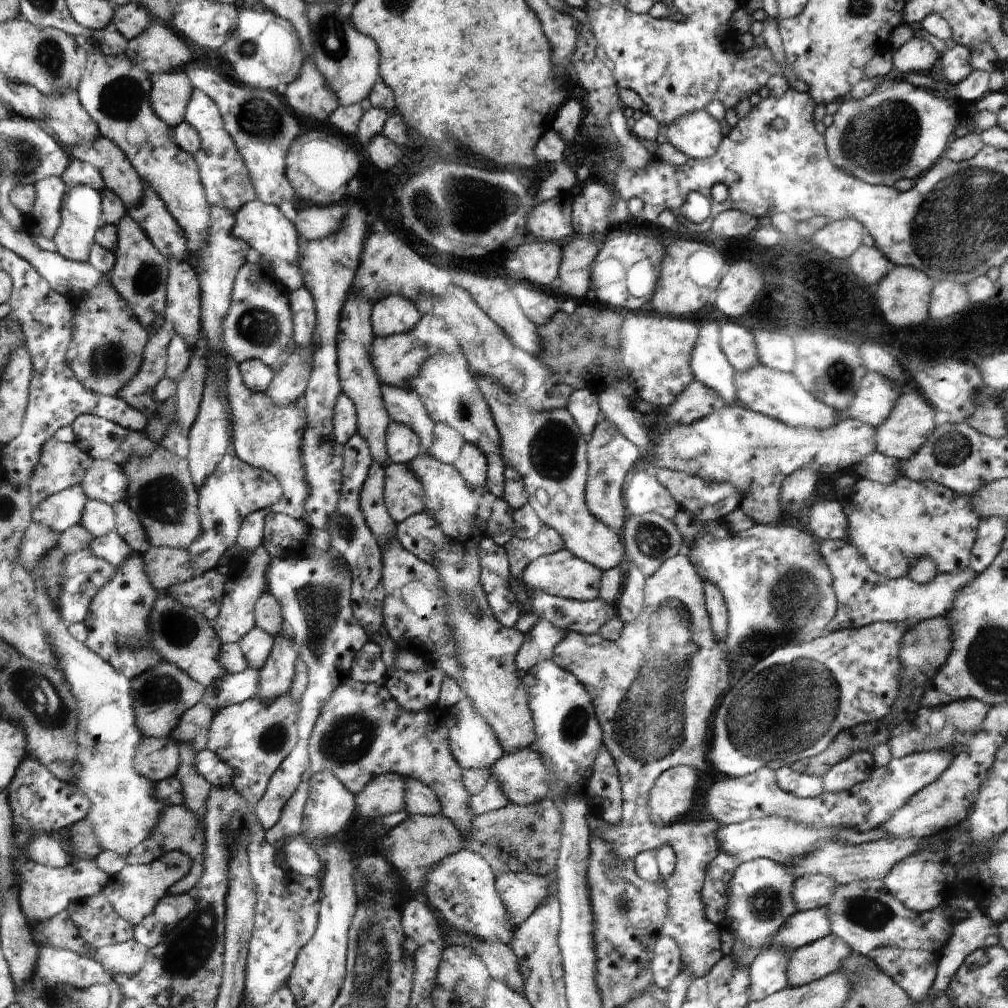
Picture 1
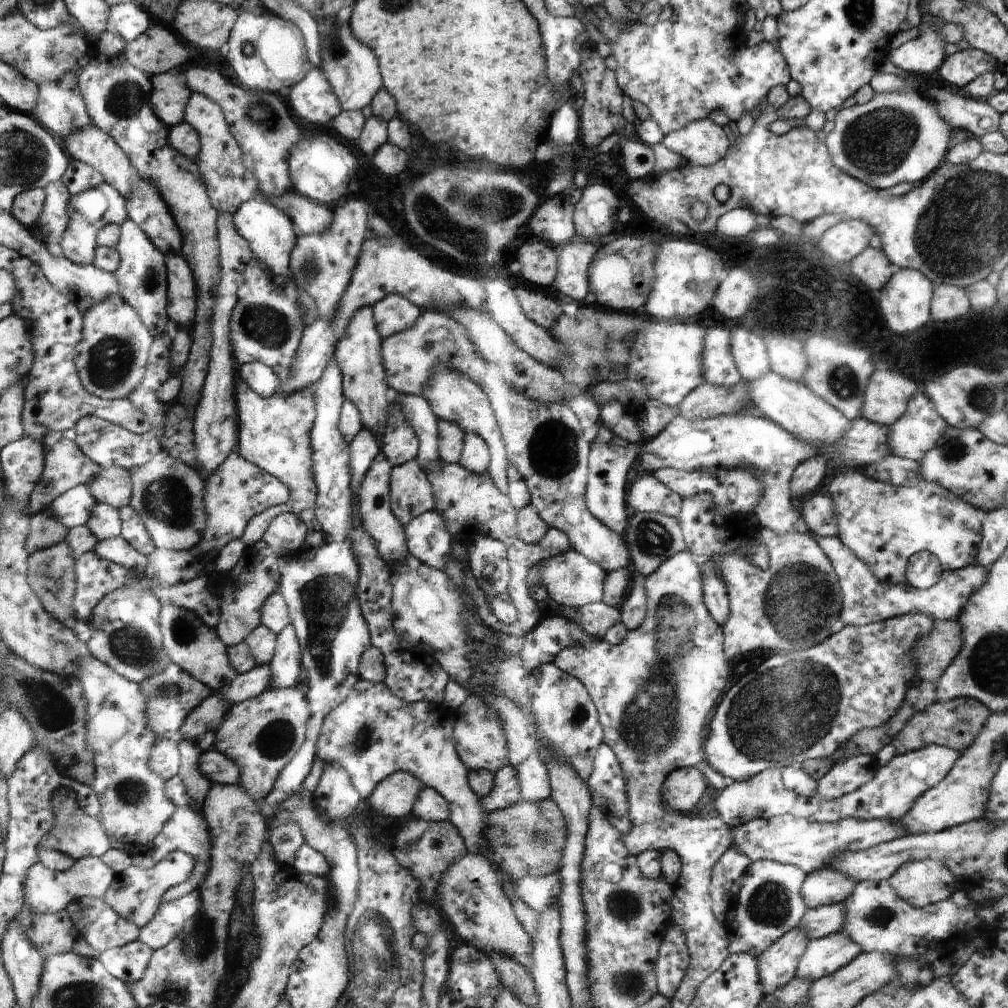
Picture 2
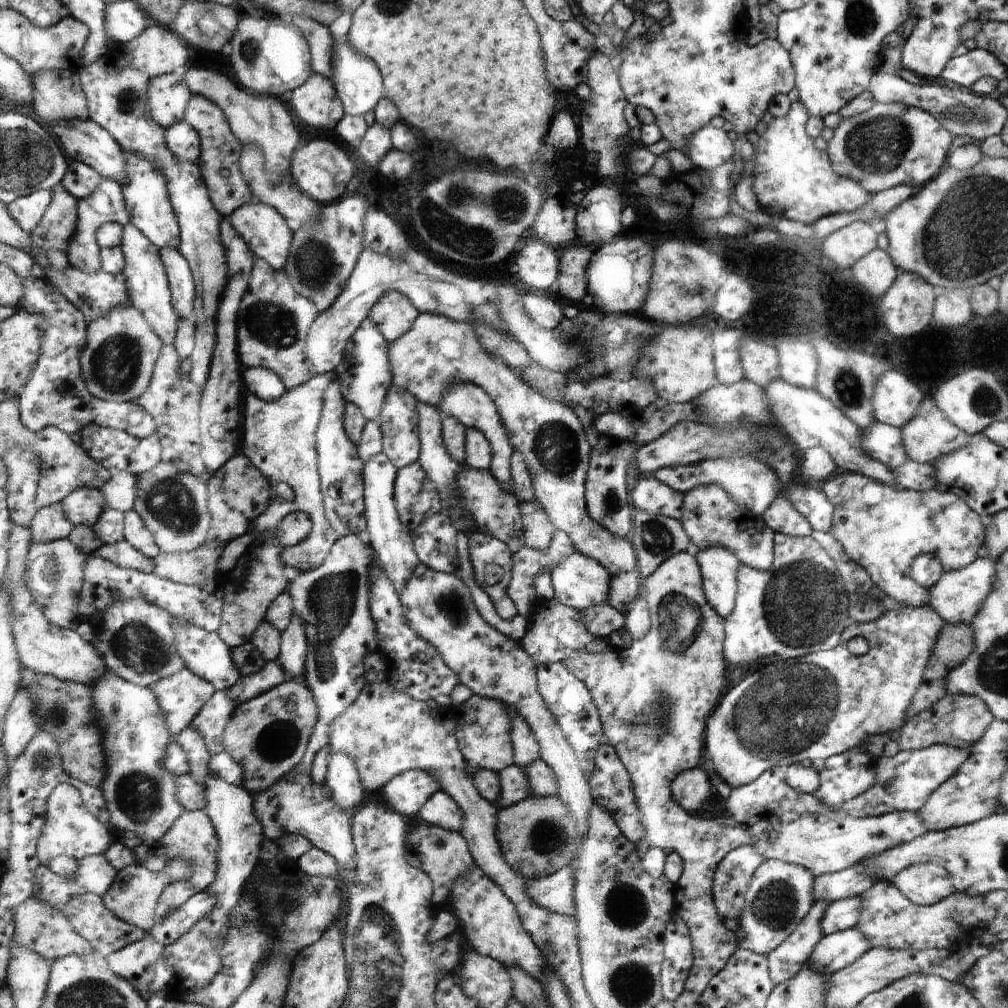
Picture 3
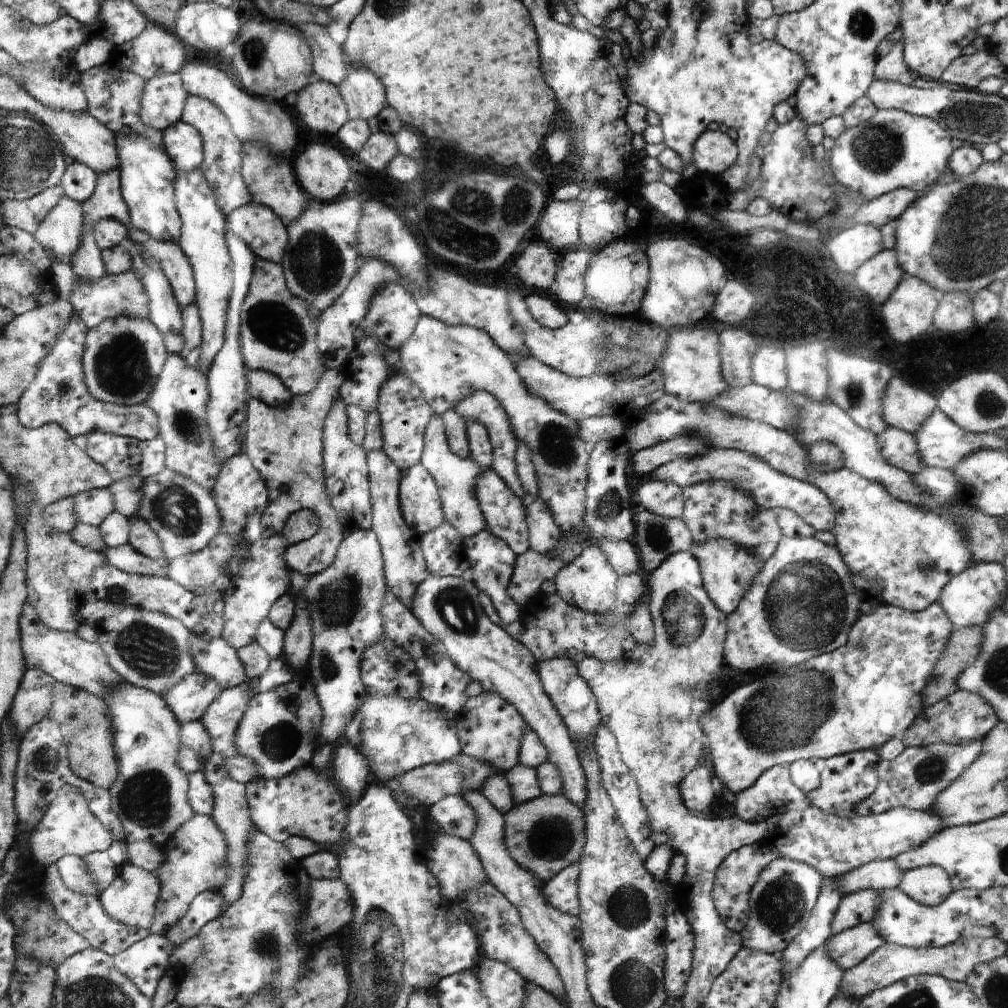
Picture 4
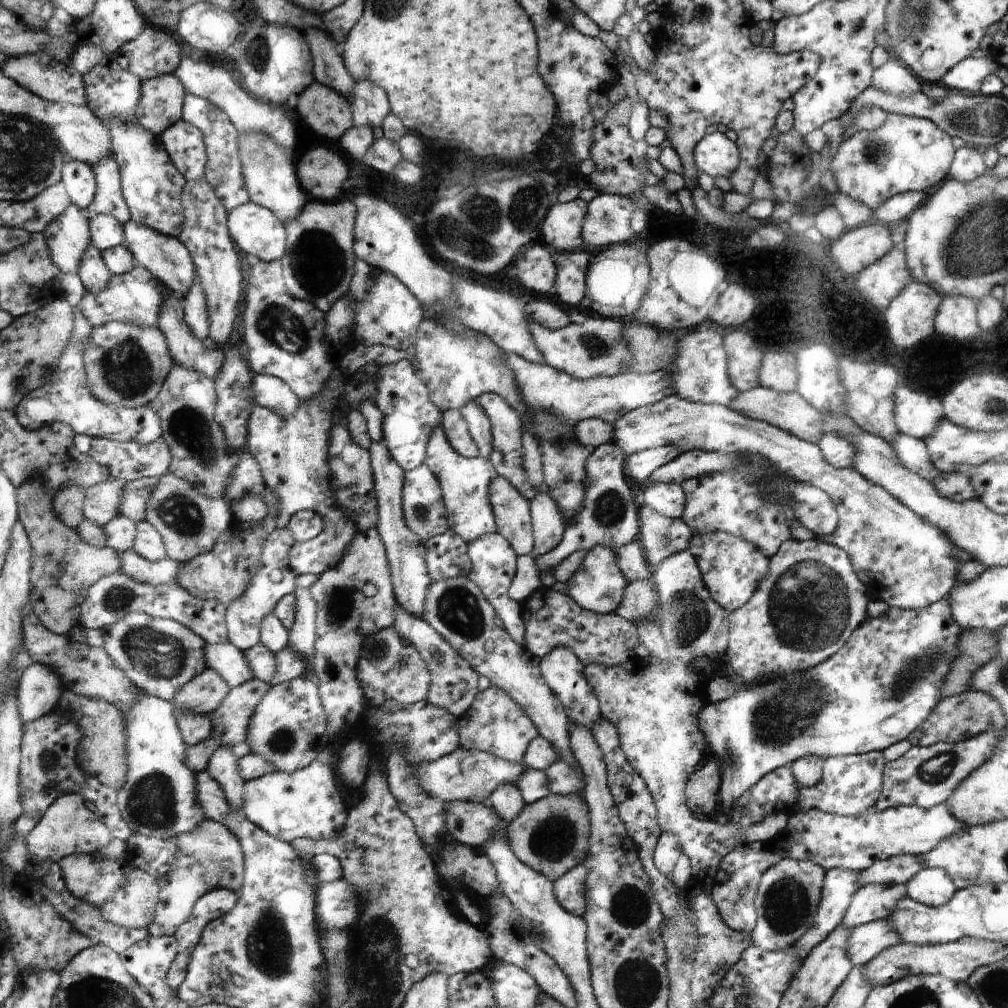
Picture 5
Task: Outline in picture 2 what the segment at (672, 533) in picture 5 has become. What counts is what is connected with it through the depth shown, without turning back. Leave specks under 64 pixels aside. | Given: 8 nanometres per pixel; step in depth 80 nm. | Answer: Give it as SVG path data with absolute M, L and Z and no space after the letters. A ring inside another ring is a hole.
M636 513L631 516L629 529L623 536L628 544L629 553L632 555L630 562L633 572L645 576L656 573L670 557L688 548L684 539L684 532L677 518L672 518L662 513Z

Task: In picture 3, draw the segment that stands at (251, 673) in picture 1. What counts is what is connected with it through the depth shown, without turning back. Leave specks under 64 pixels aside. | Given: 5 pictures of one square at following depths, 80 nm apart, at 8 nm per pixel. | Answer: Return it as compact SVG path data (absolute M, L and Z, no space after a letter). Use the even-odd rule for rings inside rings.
M265 661L265 665L258 673L248 676L241 676L238 682L229 688L231 695L243 703L251 698L260 696L263 692L269 691L271 688L278 686L285 681L285 674L280 662Z

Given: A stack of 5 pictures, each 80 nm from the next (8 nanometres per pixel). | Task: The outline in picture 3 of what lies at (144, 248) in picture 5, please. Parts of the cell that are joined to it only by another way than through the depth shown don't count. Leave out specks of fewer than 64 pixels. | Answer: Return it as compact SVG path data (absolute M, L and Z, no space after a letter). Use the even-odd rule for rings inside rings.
M162 247L158 256L168 272L169 286L174 298L173 306L180 319L192 319L196 288L192 268L188 259L184 258L174 247Z

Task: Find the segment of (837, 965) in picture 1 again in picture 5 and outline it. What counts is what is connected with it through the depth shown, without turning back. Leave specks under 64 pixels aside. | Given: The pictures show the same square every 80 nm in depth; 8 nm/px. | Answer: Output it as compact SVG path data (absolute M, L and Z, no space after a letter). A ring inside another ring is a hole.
M888 919L854 927L847 941L847 953L854 965L867 965L883 950L890 949L901 942L901 936L895 931Z

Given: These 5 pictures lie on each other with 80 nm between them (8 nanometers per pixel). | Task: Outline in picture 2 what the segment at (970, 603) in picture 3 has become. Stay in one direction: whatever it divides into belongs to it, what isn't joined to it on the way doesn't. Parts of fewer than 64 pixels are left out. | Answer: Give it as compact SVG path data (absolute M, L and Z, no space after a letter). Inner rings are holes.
M813 536L828 555L837 573L841 587L841 601L844 603L841 616L844 626L860 626L885 621L908 613L920 613L931 616L933 619L958 621L961 614L965 612L966 605L969 605L970 597L982 588L989 574L988 568L976 563L960 570L942 571L938 582L928 589L917 589L908 582L901 585L889 585L878 580L867 564L862 562L862 559L859 559L838 536Z

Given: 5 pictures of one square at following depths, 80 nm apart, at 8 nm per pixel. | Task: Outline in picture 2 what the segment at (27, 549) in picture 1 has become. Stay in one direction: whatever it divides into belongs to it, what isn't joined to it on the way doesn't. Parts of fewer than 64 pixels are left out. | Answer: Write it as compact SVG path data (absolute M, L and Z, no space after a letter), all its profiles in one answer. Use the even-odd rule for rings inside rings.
M48 510L32 516L29 550L33 555L37 550L42 550L61 542L69 537L70 529L63 522L53 517Z

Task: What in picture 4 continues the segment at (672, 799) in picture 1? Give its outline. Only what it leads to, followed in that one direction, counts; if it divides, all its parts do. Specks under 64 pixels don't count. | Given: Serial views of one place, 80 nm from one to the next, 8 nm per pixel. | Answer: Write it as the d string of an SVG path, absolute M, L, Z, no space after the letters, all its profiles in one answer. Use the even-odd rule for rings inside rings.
M710 762L699 766L681 782L681 798L695 813L704 815L717 803L719 796L716 773Z

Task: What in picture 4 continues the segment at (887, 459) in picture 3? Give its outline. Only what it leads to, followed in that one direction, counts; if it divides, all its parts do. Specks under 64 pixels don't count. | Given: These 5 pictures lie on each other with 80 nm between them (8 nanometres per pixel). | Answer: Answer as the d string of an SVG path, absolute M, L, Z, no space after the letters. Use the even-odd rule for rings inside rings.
M888 427L882 434L877 435L882 454L894 466L917 475L924 466L917 447L917 439L909 432Z

